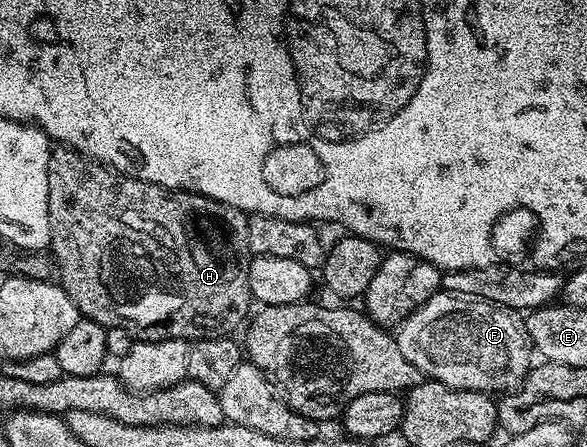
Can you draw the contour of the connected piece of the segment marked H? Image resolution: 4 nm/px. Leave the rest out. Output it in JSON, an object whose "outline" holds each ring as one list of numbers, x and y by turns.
{"outline":[[57,146,50,151,47,166,47,186,49,197,49,248,55,261,55,272,59,283,68,296,77,303,82,317,105,325,106,328,122,328,133,336,134,341,143,340,210,340,213,336,229,336,237,327,246,323,250,315,249,304,254,303,251,286,248,284,248,270,251,259,247,242,249,216,224,204,222,200,212,200,200,196,198,192,183,192,161,188,146,180,136,180,133,176,122,176,104,164,90,162,79,152,68,146]]}

